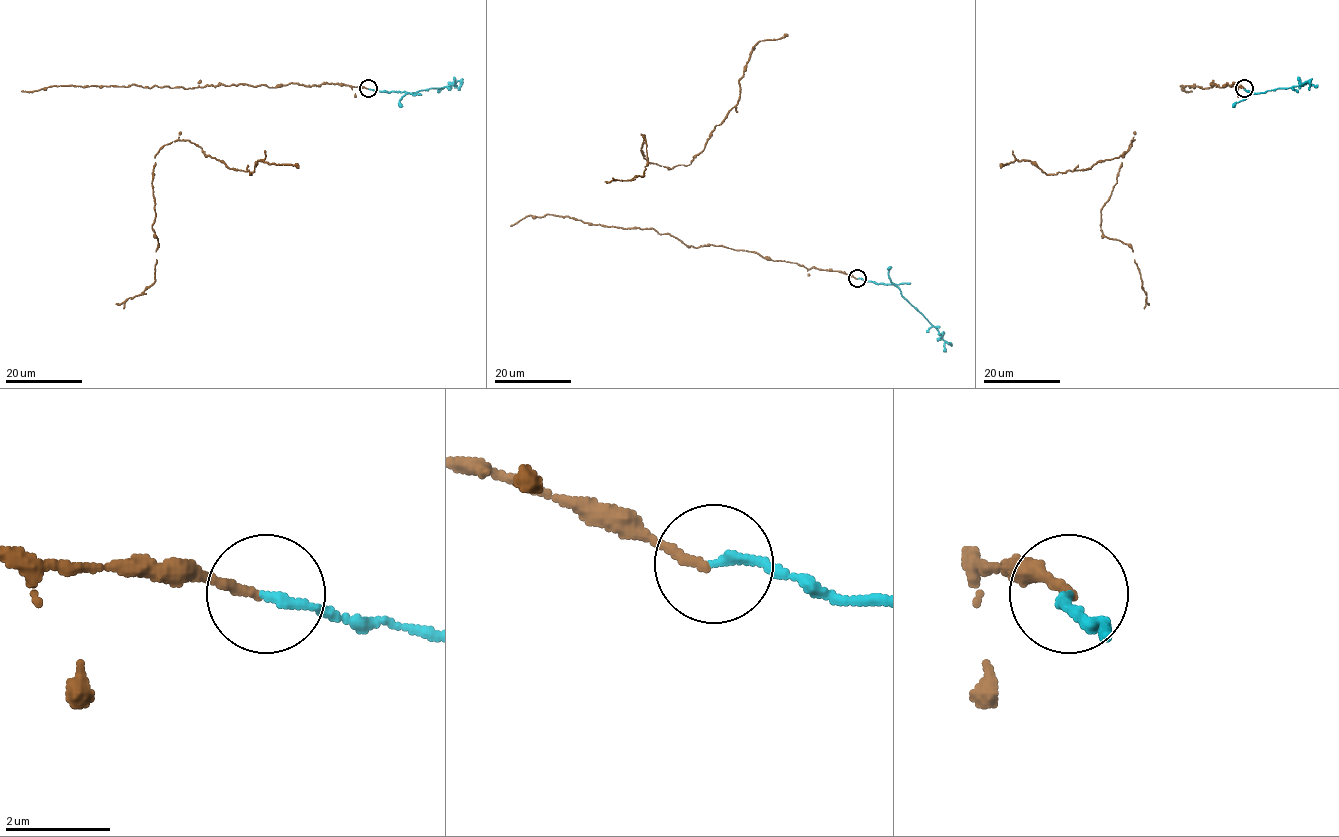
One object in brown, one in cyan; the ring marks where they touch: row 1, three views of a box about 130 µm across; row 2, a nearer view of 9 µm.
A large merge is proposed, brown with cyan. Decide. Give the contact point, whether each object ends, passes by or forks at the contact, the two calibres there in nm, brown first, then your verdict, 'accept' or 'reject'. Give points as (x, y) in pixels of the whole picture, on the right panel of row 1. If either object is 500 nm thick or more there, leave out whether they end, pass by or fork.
at (1244, 88); brown ends there; cyan ends there; 170 nm thick on the brown side, 180 nm on the other; reject

